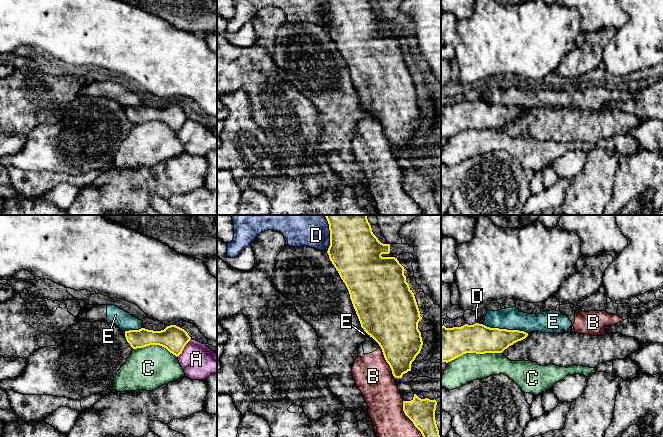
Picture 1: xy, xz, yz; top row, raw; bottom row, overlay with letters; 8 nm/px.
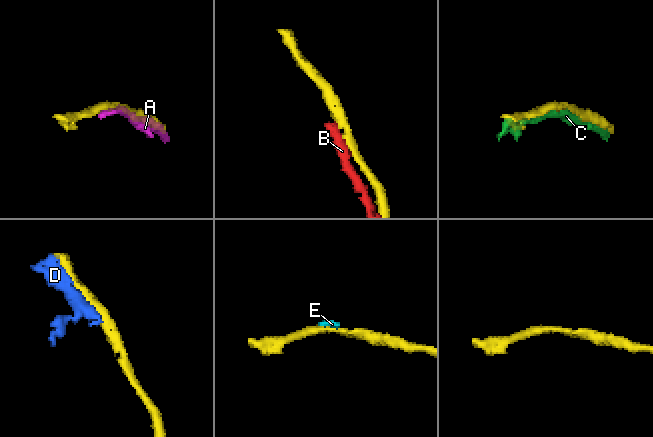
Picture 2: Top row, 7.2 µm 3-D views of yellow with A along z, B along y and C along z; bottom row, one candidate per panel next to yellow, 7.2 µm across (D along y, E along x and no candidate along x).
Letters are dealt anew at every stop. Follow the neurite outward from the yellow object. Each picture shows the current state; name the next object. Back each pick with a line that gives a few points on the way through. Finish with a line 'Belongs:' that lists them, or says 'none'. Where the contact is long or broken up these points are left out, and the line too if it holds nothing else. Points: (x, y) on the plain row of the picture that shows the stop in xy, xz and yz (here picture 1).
Belongs: none

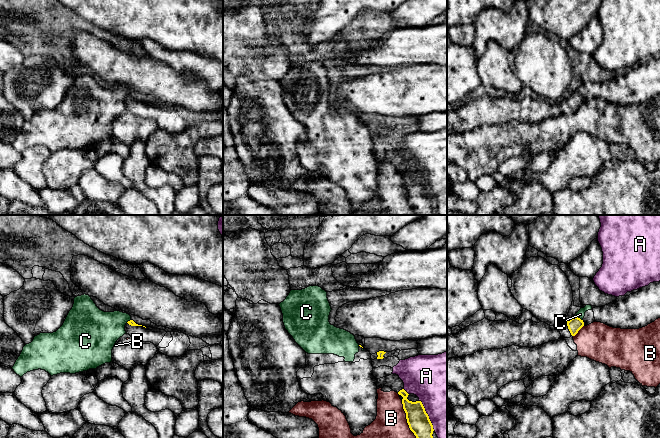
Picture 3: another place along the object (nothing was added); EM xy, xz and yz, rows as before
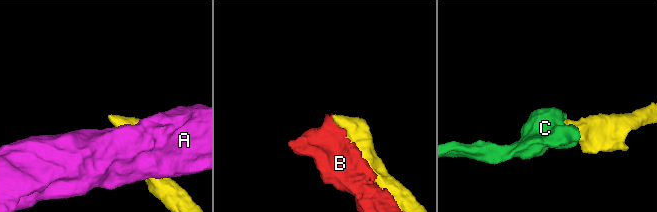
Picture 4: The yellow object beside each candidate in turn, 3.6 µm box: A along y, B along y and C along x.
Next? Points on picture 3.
Belongs: none

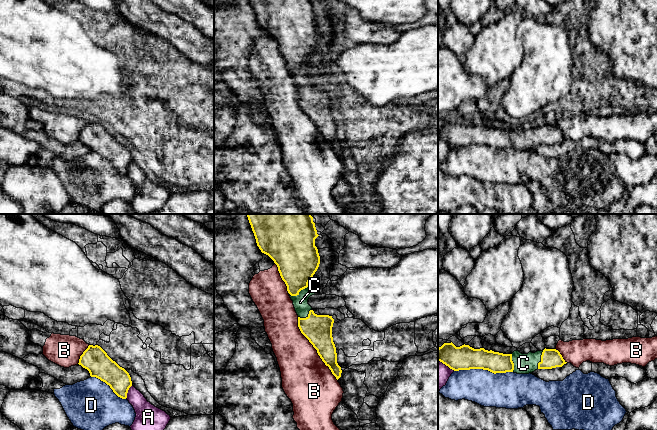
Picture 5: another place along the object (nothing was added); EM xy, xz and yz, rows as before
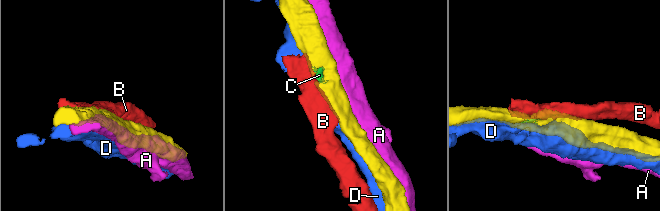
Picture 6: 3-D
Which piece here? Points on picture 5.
C: runs through xz (297, 39), (297, 70), (300, 78)
Belongs: C

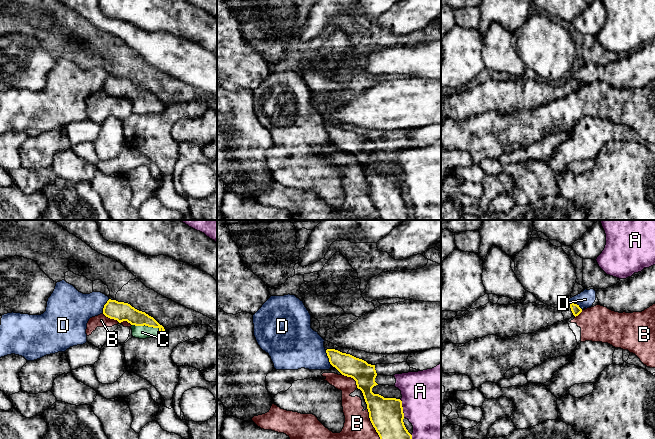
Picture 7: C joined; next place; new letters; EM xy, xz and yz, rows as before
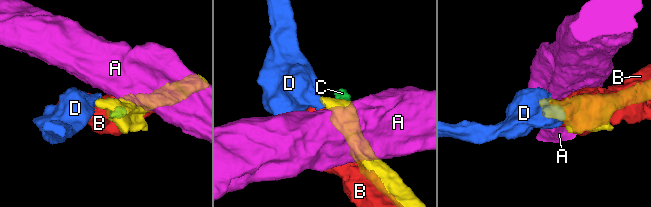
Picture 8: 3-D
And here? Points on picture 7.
Belongs: C

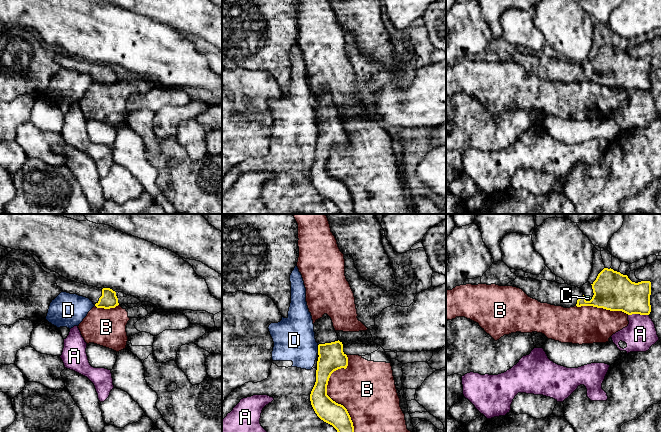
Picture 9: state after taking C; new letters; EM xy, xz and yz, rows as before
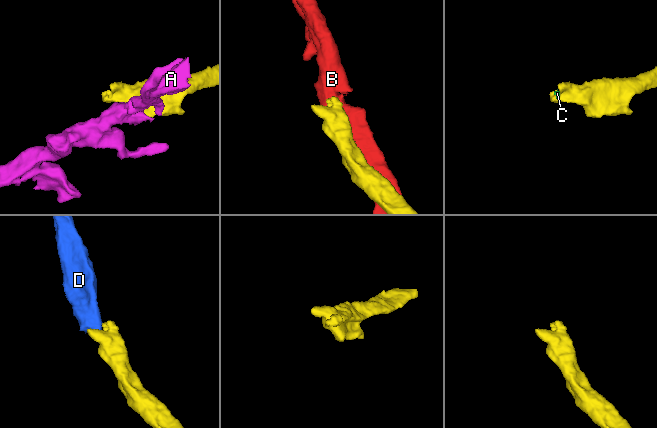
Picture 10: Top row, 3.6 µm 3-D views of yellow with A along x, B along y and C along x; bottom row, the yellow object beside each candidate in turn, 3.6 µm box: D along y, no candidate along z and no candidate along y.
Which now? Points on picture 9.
Belongs: C

